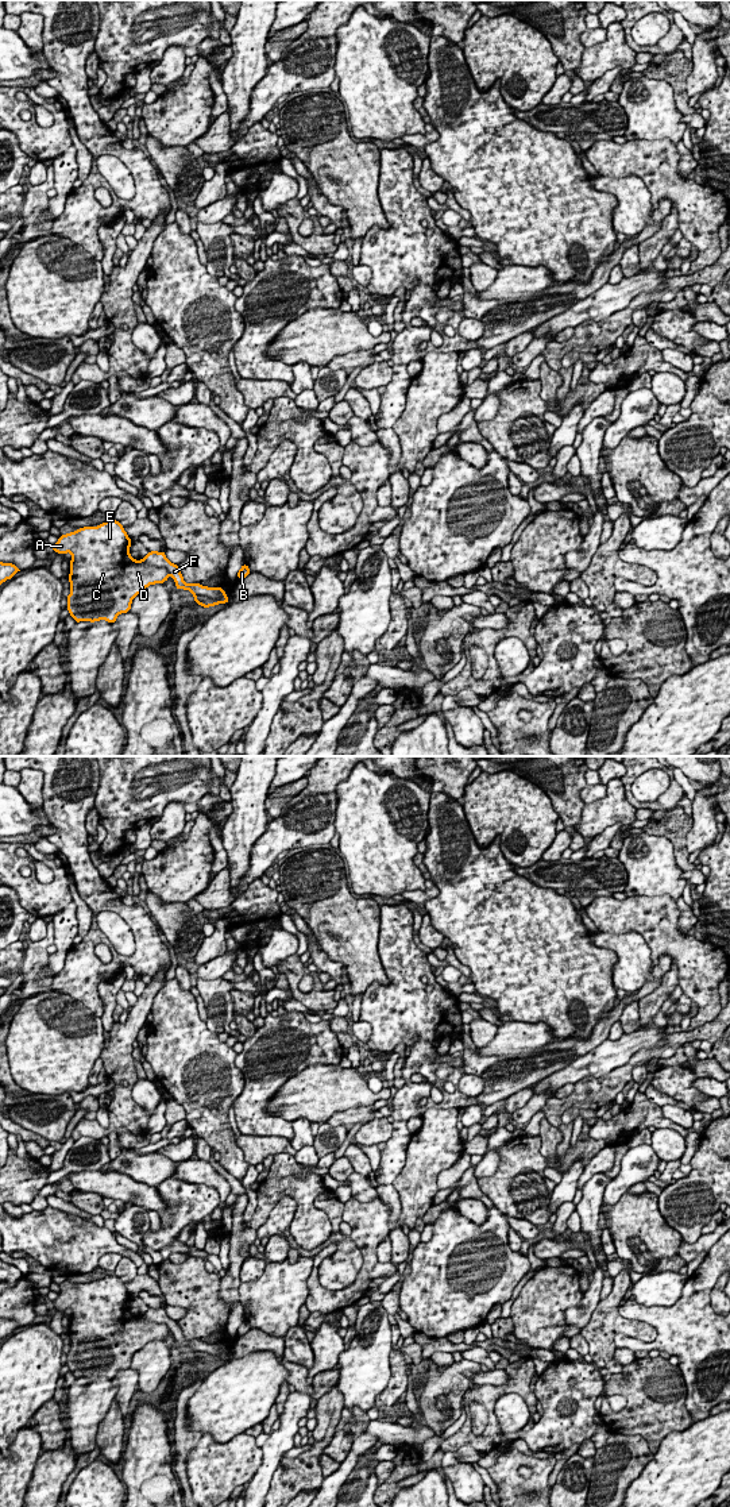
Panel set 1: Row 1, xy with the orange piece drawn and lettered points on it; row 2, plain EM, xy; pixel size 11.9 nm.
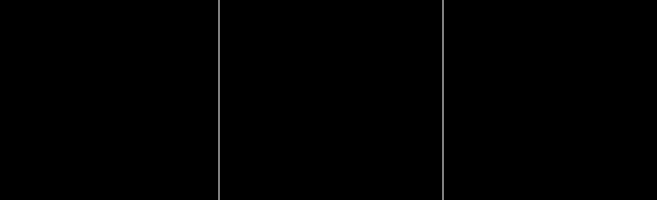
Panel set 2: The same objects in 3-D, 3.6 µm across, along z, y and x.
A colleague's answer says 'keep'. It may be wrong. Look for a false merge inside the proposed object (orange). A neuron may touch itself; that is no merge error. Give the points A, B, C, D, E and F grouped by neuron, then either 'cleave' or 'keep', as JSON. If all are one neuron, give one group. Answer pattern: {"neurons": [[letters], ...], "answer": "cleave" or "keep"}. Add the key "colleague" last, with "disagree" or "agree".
{"neurons": [["A", "C", "D", "E"], ["B", "F"]], "answer": "cleave", "colleague": "disagree"}

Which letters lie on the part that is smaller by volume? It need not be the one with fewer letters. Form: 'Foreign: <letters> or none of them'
Foreign: B, F

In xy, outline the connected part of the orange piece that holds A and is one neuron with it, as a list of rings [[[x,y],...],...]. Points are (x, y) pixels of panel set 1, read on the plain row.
[[[108,1275],[97,1283],[86,1281],[61,1291],[51,1303],[57,1310],[72,1310],[67,1333],[72,1342],[66,1364],[76,1379],[105,1376],[113,1380],[119,1371],[130,1368],[132,1356],[146,1344],[167,1337],[166,1325],[148,1321],[143,1315],[136,1317],[130,1311],[131,1298],[124,1283],[115,1275]]]

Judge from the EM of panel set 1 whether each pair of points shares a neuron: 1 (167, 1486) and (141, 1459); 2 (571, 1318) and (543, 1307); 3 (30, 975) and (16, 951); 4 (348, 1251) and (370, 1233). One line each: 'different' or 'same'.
1: same
2: different
3: different
4: different

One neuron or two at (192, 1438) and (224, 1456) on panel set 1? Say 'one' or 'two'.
two

